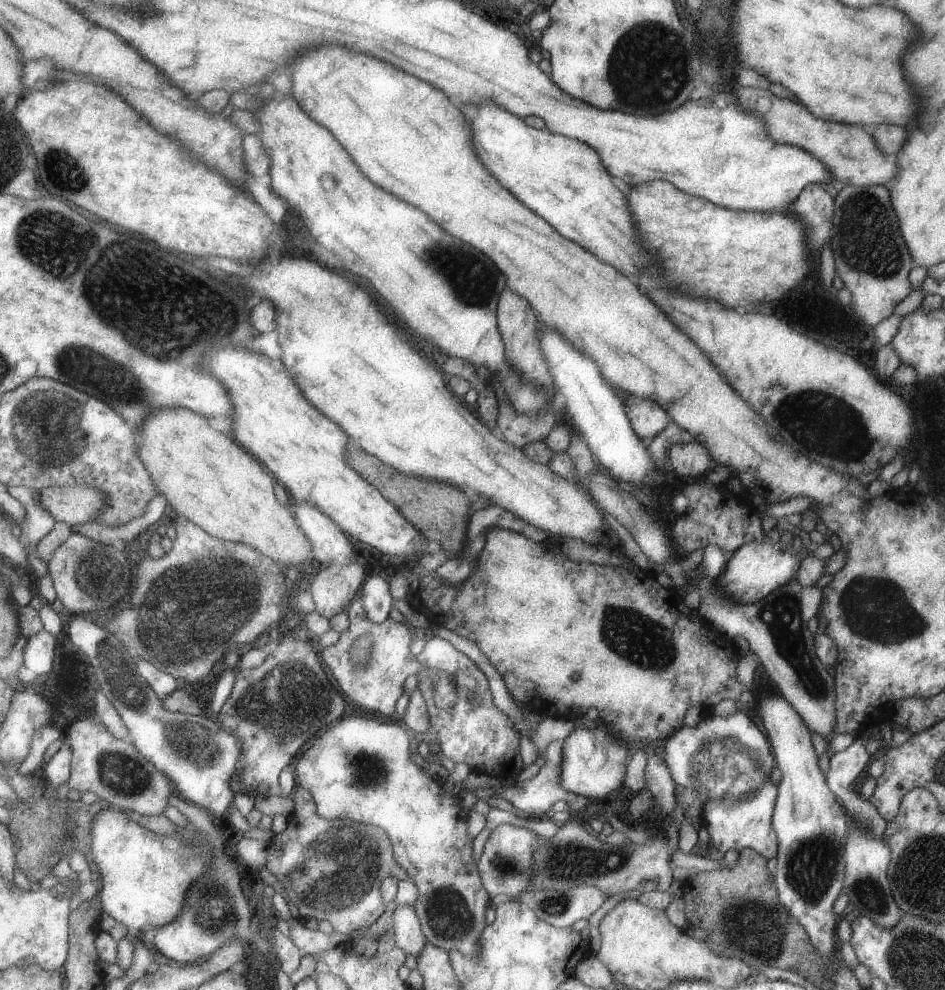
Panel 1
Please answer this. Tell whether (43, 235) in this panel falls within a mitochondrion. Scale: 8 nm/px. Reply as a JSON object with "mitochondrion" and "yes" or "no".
{"mitochondrion":"yes"}

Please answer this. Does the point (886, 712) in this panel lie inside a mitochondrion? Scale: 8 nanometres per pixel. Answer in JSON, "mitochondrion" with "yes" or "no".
{"mitochondrion":"no"}

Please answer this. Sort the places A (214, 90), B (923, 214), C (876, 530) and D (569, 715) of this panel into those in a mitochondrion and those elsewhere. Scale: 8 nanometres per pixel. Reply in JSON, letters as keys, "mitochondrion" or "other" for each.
{"A":"other","B":"other","C":"other","D":"other"}

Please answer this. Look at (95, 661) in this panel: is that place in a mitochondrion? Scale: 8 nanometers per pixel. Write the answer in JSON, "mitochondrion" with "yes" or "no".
{"mitochondrion":"no"}

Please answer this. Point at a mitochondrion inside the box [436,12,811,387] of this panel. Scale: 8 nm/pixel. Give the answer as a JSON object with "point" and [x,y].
{"point":[647,60]}

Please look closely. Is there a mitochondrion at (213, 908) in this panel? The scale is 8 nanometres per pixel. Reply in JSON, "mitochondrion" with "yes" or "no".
{"mitochondrion":"yes"}

